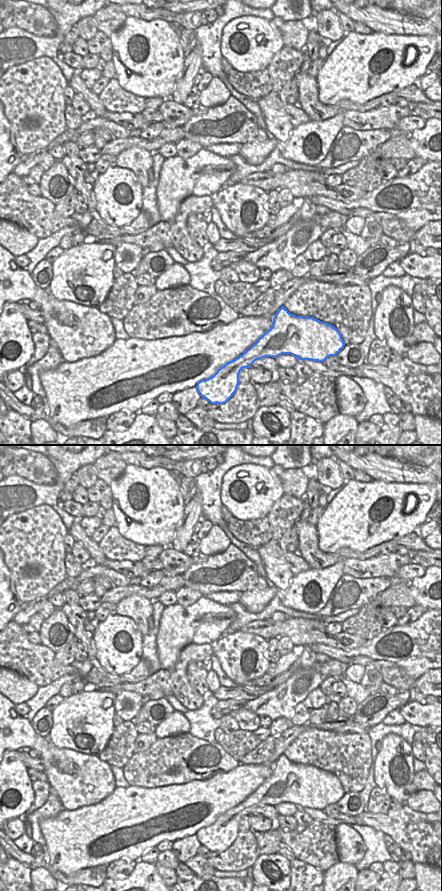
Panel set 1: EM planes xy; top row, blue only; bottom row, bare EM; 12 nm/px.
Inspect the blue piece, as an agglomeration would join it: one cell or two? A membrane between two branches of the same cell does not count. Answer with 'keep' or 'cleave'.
keep

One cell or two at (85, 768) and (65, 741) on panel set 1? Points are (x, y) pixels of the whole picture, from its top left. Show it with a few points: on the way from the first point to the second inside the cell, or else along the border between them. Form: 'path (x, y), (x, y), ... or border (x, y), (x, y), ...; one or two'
border (51, 740), (59, 748), (69, 748), (95, 756); two

